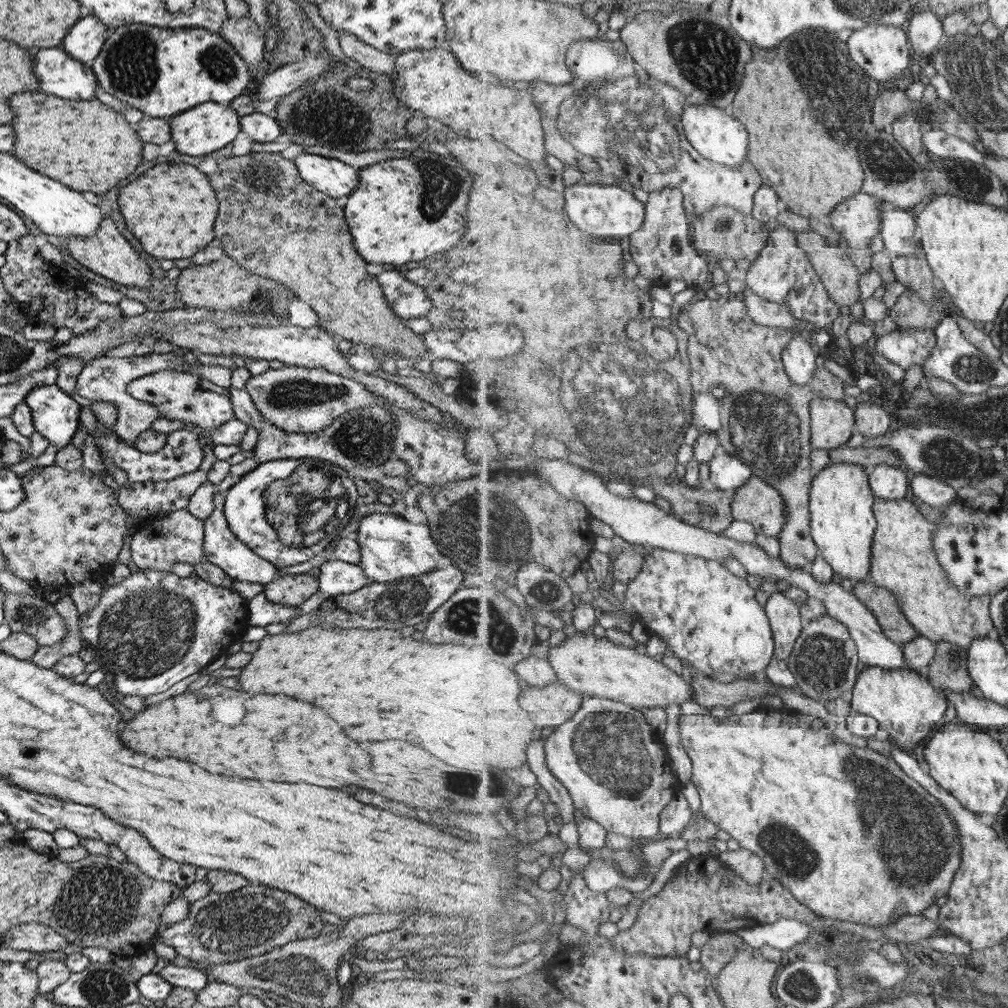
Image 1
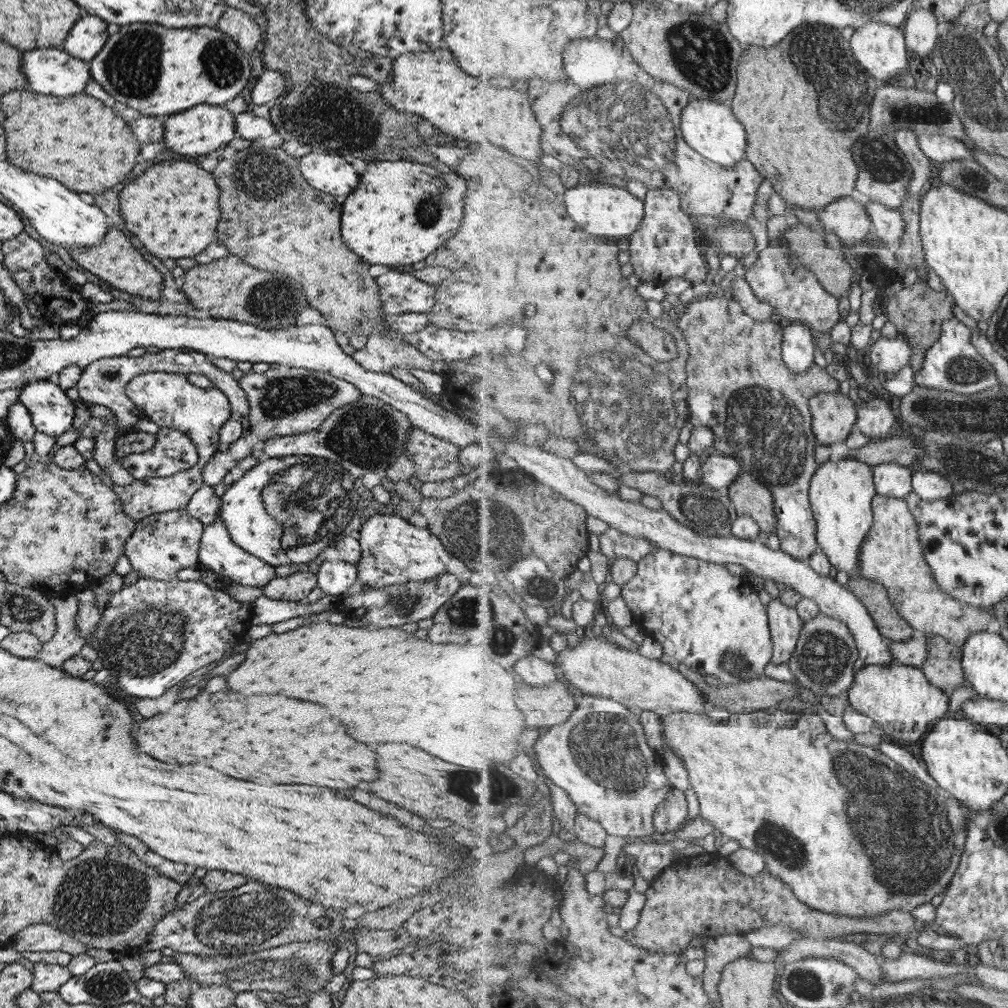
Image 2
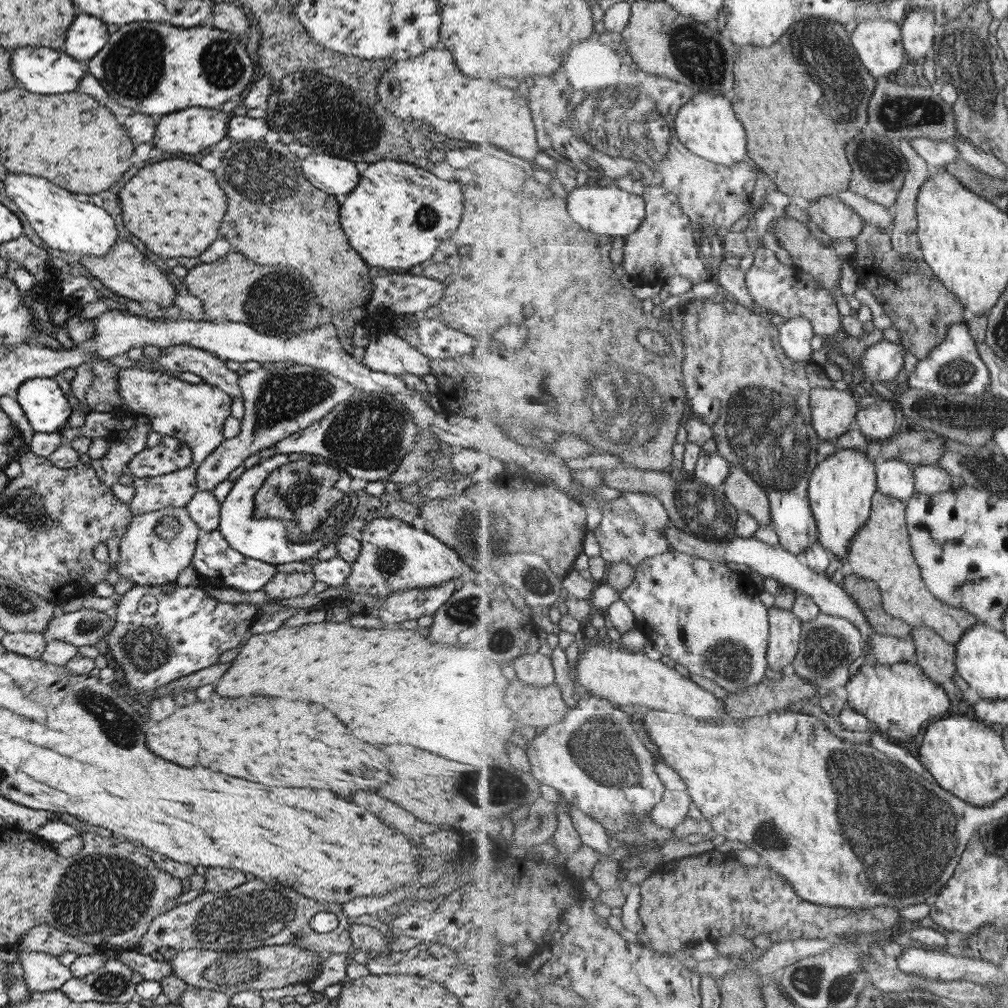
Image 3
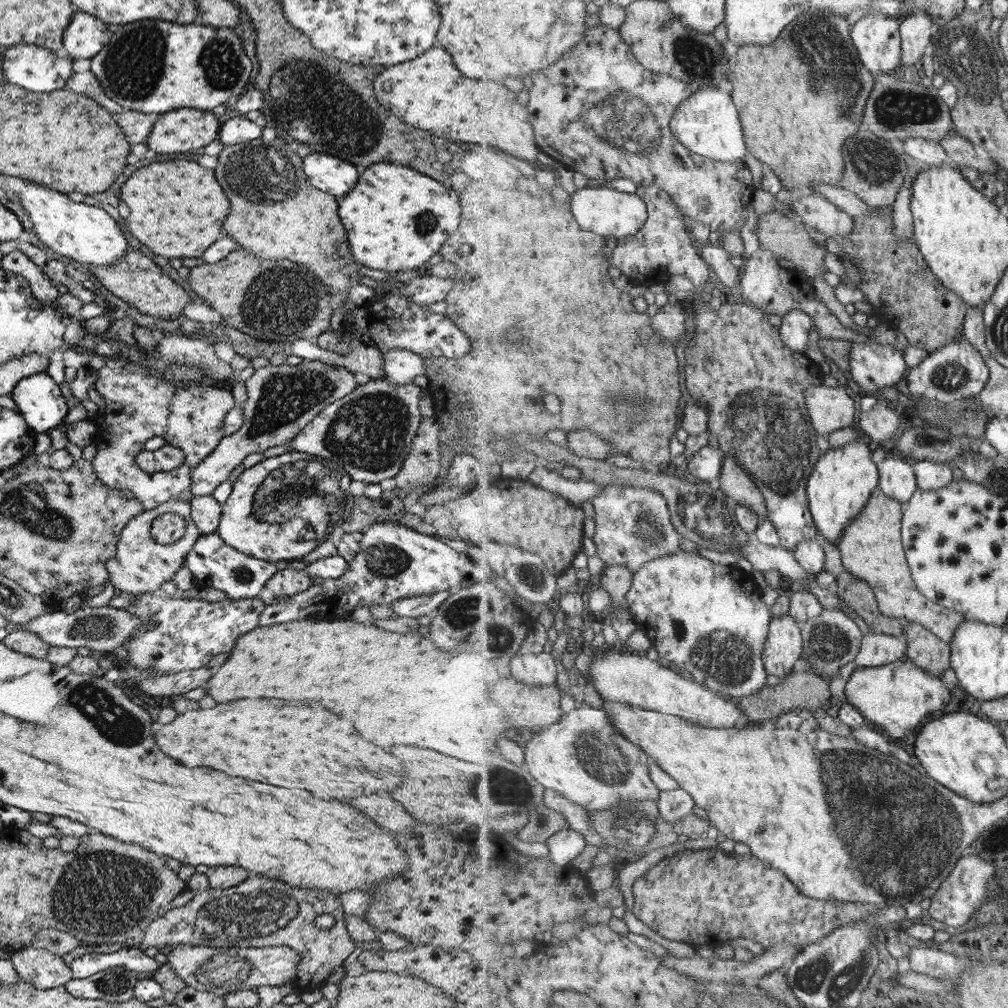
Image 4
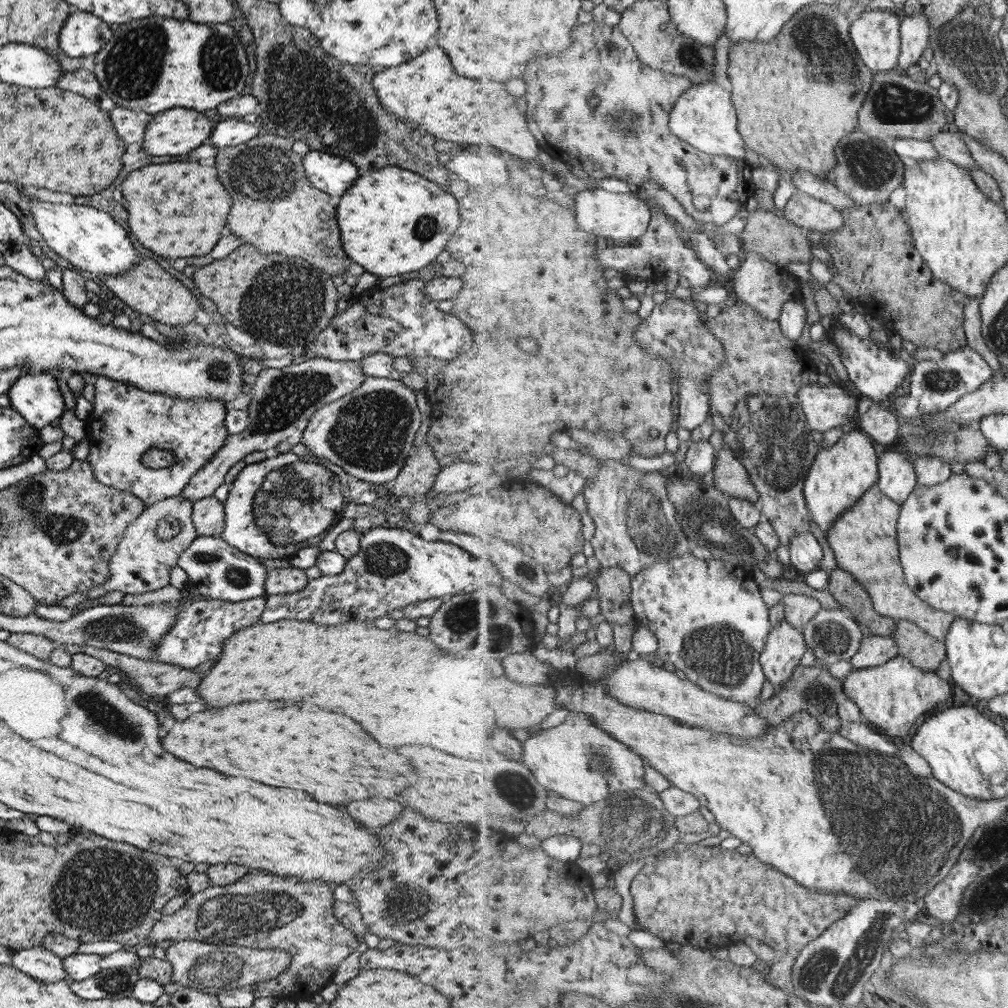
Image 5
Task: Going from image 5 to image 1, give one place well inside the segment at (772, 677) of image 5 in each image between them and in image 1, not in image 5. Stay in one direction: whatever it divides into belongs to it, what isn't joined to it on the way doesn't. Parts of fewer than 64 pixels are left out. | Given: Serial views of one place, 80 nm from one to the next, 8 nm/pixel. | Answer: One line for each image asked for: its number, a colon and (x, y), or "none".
1: (786, 619)
2: (786, 625)
3: (785, 626)
4: (784, 646)

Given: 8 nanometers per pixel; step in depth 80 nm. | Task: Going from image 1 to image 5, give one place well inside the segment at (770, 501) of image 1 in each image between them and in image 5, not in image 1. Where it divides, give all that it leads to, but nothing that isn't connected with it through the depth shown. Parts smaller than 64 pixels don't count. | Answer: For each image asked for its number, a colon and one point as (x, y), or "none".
2: (752, 498)
3: (742, 491)
4: (736, 482)
5: (731, 476)

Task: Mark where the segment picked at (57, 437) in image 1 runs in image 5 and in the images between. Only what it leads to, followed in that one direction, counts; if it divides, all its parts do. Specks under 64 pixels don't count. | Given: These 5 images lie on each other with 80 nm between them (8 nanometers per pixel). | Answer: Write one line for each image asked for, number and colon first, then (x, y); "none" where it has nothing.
2: (51, 411)
3: (45, 408)
4: (37, 398)
5: (35, 397)

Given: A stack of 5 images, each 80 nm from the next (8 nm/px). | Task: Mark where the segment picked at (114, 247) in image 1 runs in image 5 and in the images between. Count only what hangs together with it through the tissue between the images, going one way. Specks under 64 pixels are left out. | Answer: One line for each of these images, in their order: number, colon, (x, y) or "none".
2: (114, 260)
3: (124, 271)
4: (135, 279)
5: (146, 287)

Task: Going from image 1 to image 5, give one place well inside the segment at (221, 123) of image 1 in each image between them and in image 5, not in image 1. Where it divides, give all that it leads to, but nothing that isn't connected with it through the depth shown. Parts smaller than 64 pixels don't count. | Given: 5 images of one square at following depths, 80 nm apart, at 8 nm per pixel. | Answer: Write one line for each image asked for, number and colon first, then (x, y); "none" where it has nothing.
2: (201, 129)
3: (193, 129)
4: (182, 130)
5: (176, 131)

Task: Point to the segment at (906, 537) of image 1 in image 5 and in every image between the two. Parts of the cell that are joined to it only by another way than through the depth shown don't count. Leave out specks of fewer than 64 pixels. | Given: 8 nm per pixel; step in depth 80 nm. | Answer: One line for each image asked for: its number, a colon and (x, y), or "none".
2: (892, 554)
3: (881, 551)
4: (871, 548)
5: (864, 539)

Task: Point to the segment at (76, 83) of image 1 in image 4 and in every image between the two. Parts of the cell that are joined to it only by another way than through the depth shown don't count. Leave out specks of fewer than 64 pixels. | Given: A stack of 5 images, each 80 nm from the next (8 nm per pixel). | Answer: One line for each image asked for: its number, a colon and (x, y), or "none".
2: (50, 71)
3: (46, 71)
4: (34, 69)

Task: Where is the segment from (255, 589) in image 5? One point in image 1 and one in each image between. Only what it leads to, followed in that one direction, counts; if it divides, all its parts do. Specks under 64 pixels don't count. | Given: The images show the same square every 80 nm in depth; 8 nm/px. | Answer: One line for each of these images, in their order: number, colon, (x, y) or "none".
1: (220, 547)
2: (216, 552)
3: (213, 557)
4: (213, 564)

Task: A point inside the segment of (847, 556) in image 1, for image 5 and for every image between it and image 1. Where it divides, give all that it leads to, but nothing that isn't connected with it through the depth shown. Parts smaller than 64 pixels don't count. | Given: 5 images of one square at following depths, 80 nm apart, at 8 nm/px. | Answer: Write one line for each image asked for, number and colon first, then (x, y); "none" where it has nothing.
2: (841, 493)
3: (841, 491)
4: (843, 481)
5: (840, 475)

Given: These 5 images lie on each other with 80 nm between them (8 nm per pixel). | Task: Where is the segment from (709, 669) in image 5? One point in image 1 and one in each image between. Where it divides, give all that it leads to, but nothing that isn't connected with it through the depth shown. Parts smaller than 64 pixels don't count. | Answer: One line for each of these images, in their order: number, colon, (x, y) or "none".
1: (707, 615)
2: (703, 615)
3: (698, 612)
4: (709, 619)

